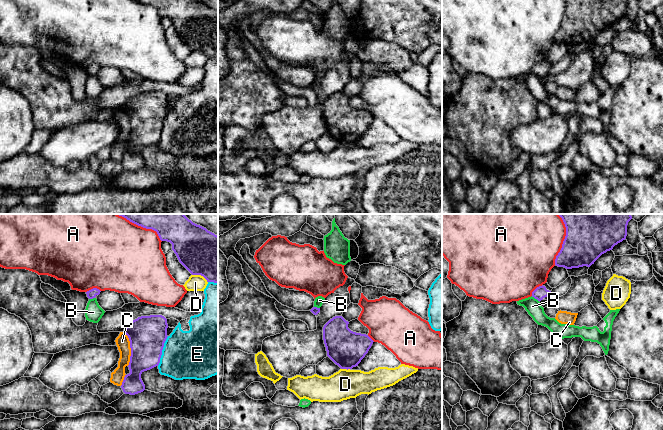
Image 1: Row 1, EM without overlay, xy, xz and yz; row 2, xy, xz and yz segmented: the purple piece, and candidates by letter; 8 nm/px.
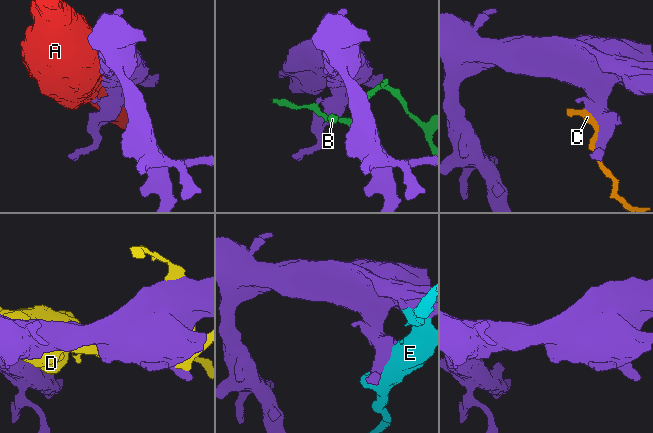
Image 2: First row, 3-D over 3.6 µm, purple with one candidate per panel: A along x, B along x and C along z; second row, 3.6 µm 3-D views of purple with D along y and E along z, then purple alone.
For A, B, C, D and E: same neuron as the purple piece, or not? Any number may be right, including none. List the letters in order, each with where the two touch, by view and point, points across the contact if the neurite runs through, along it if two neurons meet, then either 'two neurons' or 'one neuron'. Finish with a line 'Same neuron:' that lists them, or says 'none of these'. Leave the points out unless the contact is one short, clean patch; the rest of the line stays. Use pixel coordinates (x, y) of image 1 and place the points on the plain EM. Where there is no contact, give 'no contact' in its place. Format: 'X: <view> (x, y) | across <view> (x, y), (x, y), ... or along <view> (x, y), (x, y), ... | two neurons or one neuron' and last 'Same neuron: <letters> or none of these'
A: yz (562, 20) | two neurons
B: yz (535, 74) | along yz (531, 72), (538, 77) | two neurons
C: xy (130, 123) | two neurons
D: xy (200, 50) | two neurons
E: xy (161, 127) | two neurons
Same neuron: none of these

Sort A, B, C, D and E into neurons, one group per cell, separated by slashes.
A / B / C / D / E

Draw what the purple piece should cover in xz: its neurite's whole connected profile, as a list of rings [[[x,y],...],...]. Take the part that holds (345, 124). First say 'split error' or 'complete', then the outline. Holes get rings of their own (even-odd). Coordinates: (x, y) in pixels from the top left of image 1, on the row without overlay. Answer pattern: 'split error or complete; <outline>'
complete; [[[335,92],[323,103],[327,132],[347,146],[358,142],[374,118],[366,110],[351,107],[348,100],[342,92]]]

